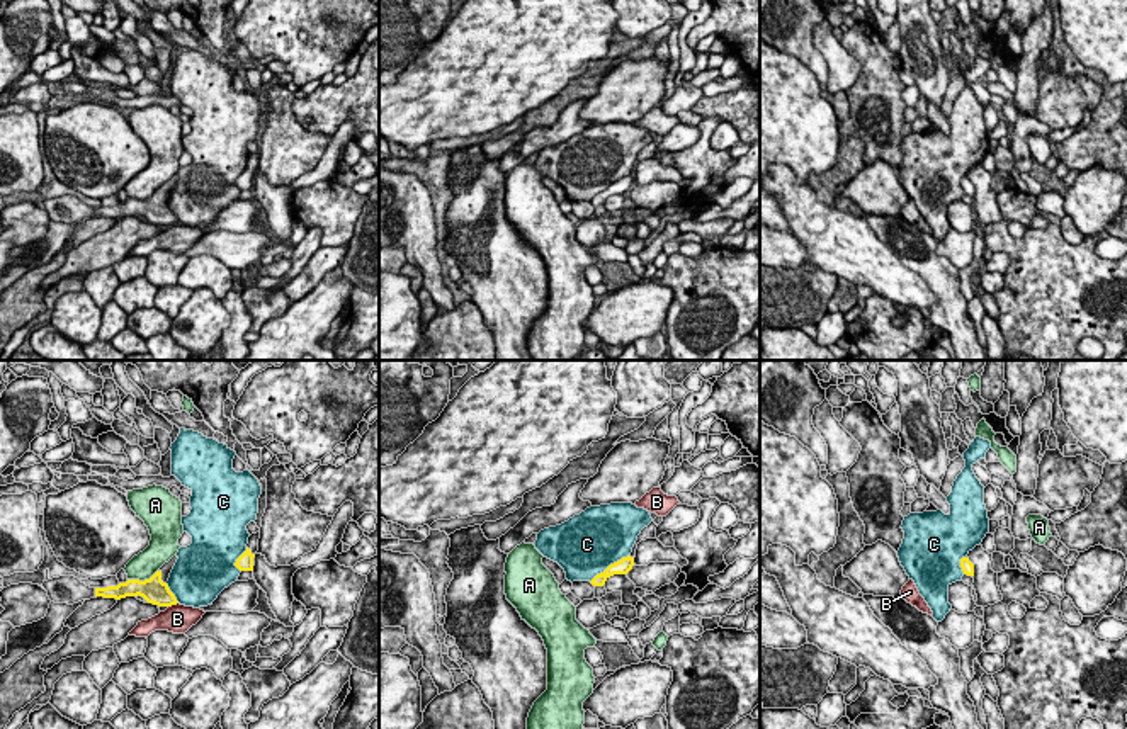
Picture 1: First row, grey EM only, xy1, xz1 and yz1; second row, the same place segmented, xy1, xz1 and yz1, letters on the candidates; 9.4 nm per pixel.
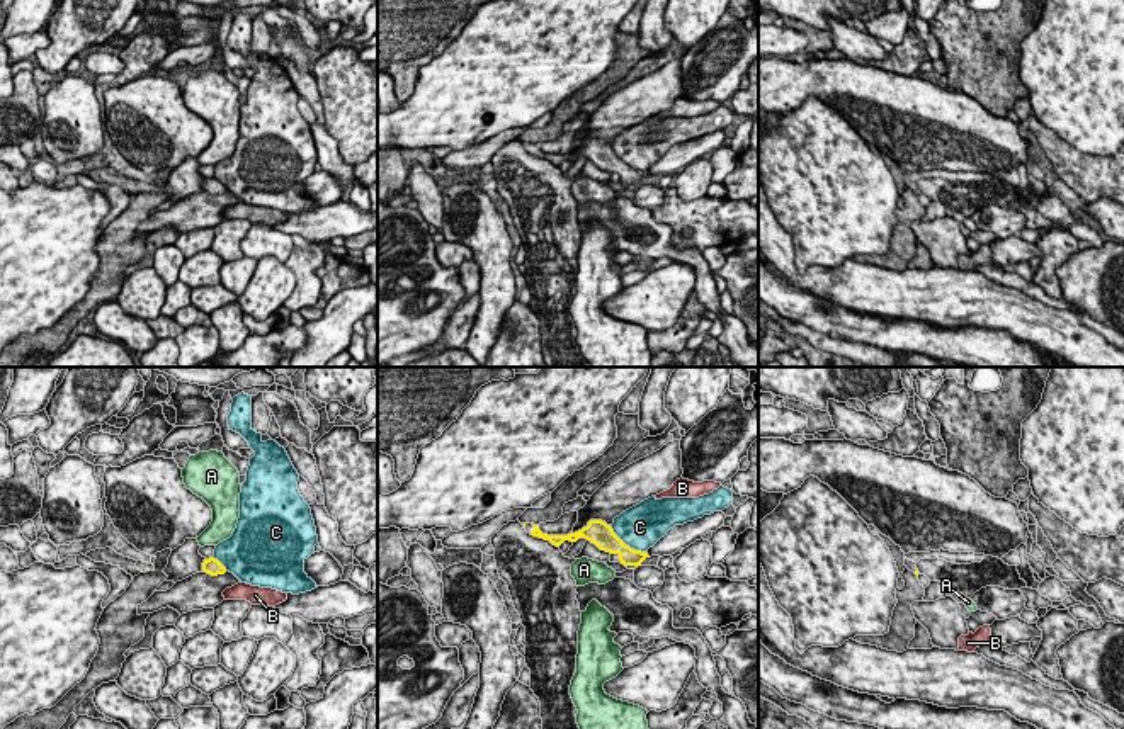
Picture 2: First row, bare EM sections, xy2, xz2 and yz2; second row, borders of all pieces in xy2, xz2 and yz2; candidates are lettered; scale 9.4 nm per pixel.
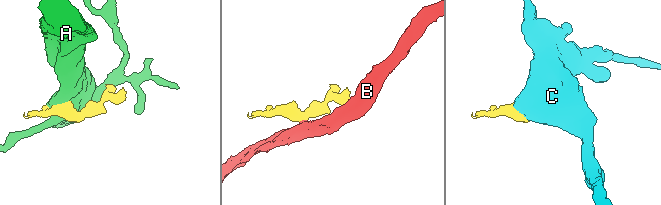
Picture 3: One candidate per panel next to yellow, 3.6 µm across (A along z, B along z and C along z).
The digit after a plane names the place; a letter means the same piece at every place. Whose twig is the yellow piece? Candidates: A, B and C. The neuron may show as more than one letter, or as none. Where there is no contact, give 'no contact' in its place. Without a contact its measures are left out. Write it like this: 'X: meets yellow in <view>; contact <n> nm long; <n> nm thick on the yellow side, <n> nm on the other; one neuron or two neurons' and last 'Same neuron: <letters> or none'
A: meets yellow in xy1; contact 300 nm long; 240 nm thick on the yellow side, 240 nm on the other; two neurons
B: meets yellow in xy1; contact 110 nm long; 240 nm thick on the yellow side, 280 nm on the other; two neurons
C: meets yellow in xz1; contact 460 nm long; 140 nm thick on the yellow side, 500 nm on the other; two neurons
Same neuron: none

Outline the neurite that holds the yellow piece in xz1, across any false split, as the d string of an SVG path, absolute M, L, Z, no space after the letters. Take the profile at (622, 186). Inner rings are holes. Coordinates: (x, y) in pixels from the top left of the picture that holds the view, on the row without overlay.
M627 175L610 184L603 192L597 194L590 202L593 206L603 206L605 201L614 194L627 194L634 185L634 177Z

